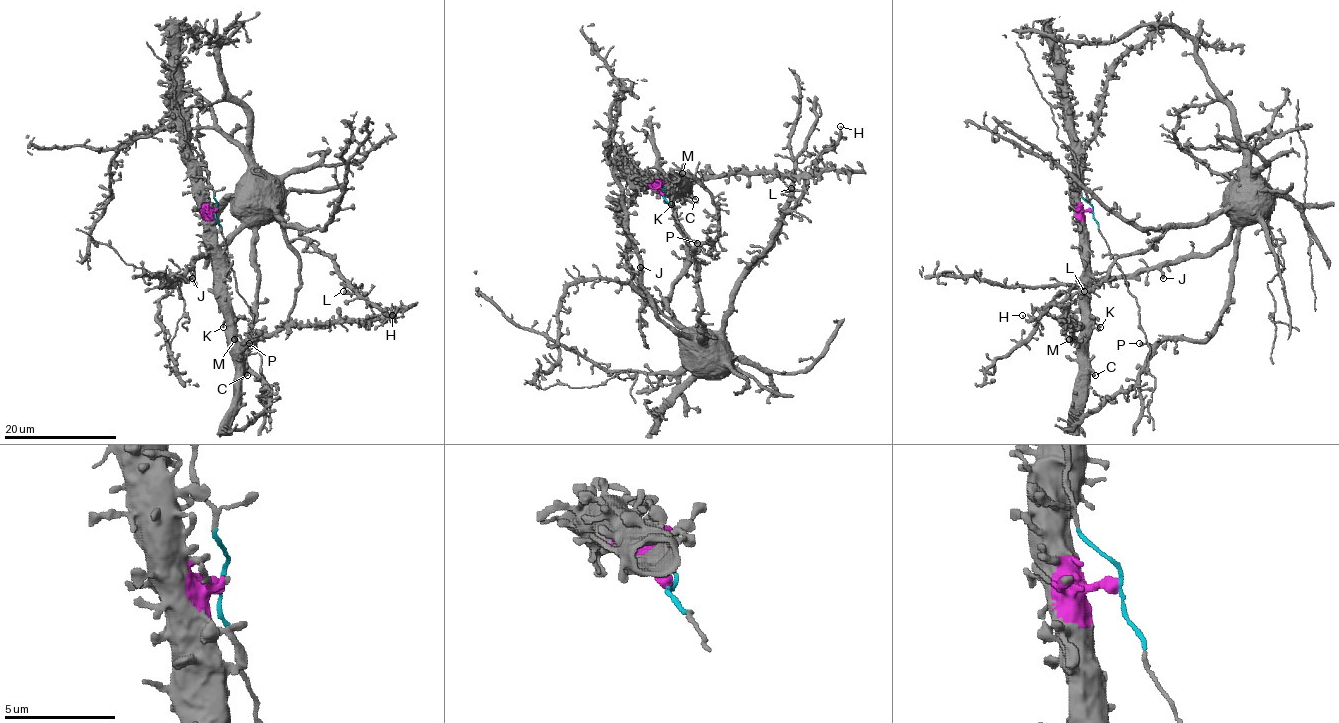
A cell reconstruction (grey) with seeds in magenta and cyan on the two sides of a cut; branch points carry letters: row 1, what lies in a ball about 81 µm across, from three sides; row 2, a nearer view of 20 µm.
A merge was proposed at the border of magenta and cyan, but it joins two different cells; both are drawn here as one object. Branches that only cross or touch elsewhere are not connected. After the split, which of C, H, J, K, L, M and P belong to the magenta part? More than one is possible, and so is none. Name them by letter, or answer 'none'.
C, K, M

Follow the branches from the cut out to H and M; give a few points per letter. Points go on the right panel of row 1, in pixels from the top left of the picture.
H: (1092, 210), (1139, 306), (1140, 388), (1161, 343), (1208, 336), (1229, 209), (1022, 315)
M: (1091, 210), (1084, 212), (1082, 220), (1081, 333), (1075, 340), (1068, 339)

